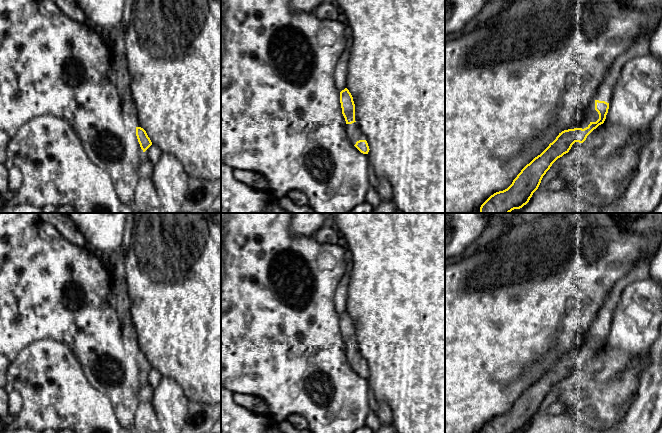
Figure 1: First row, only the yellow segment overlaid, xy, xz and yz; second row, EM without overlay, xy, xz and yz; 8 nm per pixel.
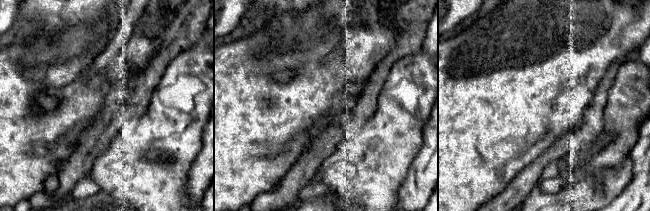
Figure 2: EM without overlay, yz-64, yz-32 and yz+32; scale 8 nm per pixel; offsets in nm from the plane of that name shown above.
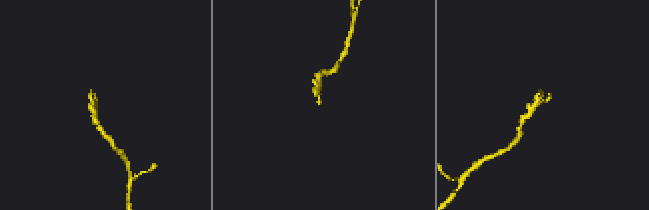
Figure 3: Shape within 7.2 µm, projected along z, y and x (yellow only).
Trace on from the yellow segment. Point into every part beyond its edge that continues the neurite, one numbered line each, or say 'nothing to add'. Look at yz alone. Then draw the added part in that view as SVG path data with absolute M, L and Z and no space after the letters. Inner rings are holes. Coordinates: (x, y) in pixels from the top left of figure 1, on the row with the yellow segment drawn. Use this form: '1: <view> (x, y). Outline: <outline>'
1: yz (641, 47). Outline: M649 31L647 34L639 37L630 48L620 54L611 65L611 68L604 77L602 83L598 86L597 93L591 100L588 106L588 116L590 122L596 122L599 119L599 114L595 110L595 101L611 102L613 89L620 77L624 65L633 57L647 55L650 51L650 41L655 31Z

